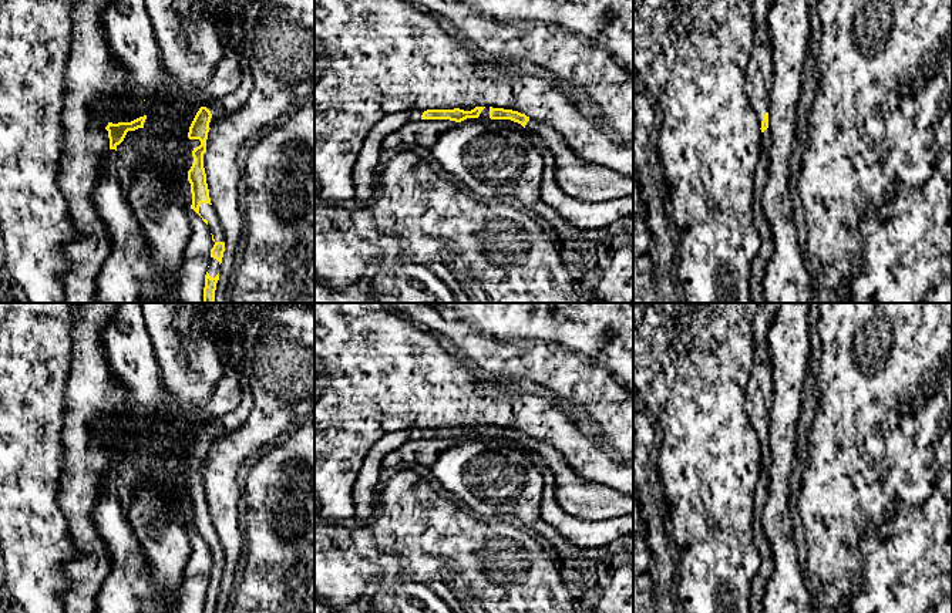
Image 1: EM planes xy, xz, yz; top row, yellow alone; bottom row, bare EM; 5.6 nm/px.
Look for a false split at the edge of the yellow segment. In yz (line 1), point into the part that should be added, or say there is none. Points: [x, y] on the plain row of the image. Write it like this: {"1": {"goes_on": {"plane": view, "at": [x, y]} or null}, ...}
{"1": {"goes_on": {"plane": "yz", "at": [757, 396]}}}

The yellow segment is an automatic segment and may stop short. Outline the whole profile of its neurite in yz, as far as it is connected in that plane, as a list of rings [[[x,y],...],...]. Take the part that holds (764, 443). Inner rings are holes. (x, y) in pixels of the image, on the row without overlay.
[[[760,303],[753,320],[754,361],[750,367],[749,385],[744,390],[744,410],[761,442],[761,471],[754,495],[753,545],[760,553],[760,567],[750,585],[750,613],[764,613],[763,597],[766,585],[774,569],[773,553],[763,526],[763,509],[767,503],[770,469],[773,467],[771,448],[768,445],[770,411],[773,407],[773,368],[768,354],[767,333],[777,316],[780,303]]]

